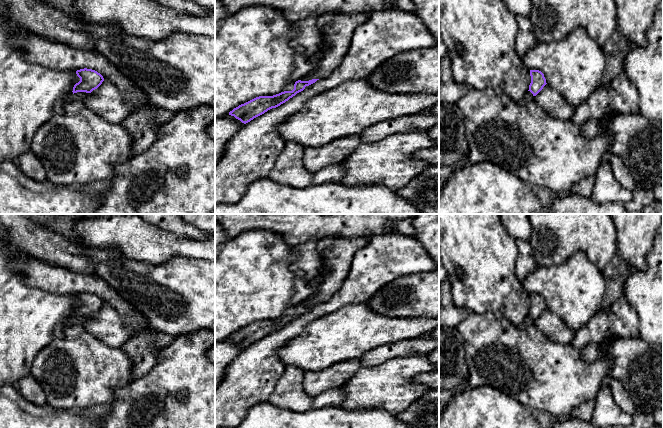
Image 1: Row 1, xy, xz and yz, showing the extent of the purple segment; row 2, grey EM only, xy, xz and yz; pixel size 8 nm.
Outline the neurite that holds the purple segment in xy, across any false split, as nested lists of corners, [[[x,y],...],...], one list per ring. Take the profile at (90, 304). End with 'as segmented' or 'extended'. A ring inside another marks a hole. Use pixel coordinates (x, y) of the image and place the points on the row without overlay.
[[[80,293],[76,295],[80,305],[73,311],[73,318],[68,322],[70,325],[82,325],[88,317],[97,313],[104,305],[103,300],[92,293]]]; extended

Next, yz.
[[[530,294],[531,307],[529,309],[529,314],[525,320],[519,324],[515,325],[519,329],[524,329],[527,326],[533,324],[533,322],[543,313],[547,308],[544,298],[539,294]]]; extended

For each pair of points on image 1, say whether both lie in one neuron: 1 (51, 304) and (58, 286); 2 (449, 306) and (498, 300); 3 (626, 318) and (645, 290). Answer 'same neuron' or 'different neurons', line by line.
1: different neurons
2: different neurons
3: different neurons

